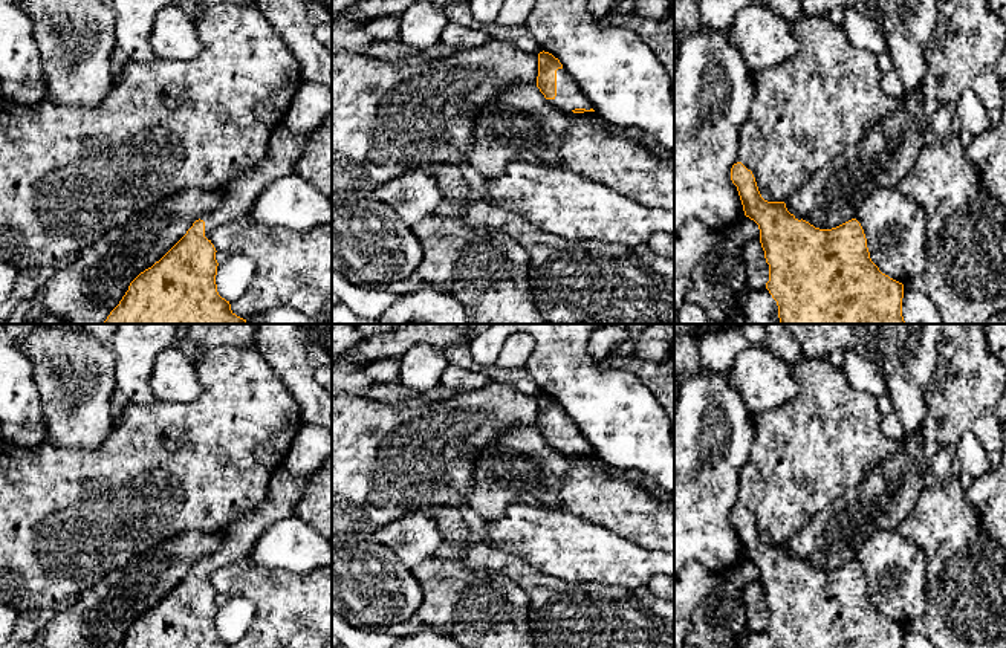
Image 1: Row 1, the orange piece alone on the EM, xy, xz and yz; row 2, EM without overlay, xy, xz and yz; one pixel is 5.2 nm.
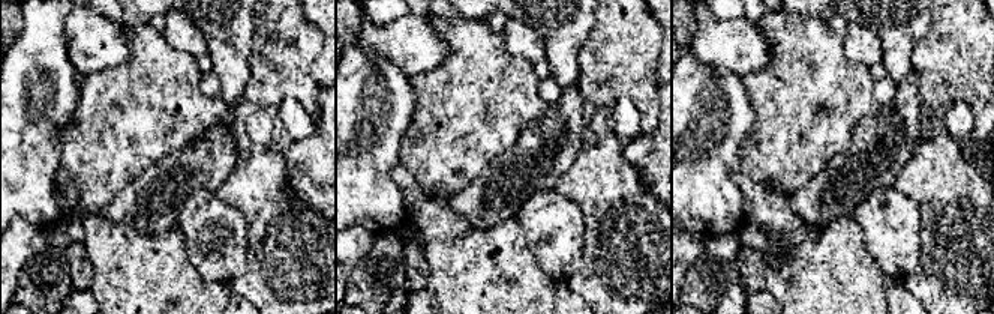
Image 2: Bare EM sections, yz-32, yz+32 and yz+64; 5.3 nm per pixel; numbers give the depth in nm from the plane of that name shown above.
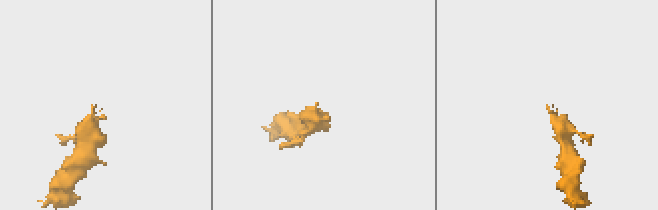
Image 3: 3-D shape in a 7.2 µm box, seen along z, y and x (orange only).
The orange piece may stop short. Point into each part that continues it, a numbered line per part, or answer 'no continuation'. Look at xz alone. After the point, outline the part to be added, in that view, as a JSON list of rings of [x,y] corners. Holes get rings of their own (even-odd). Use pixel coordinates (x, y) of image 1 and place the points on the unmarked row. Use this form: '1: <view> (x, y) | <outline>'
1: xz (569, 439) | [[[564,410],[557,413],[557,439],[547,443],[555,451],[564,454],[572,454],[575,451],[593,451],[592,445],[583,437],[581,431]]]

